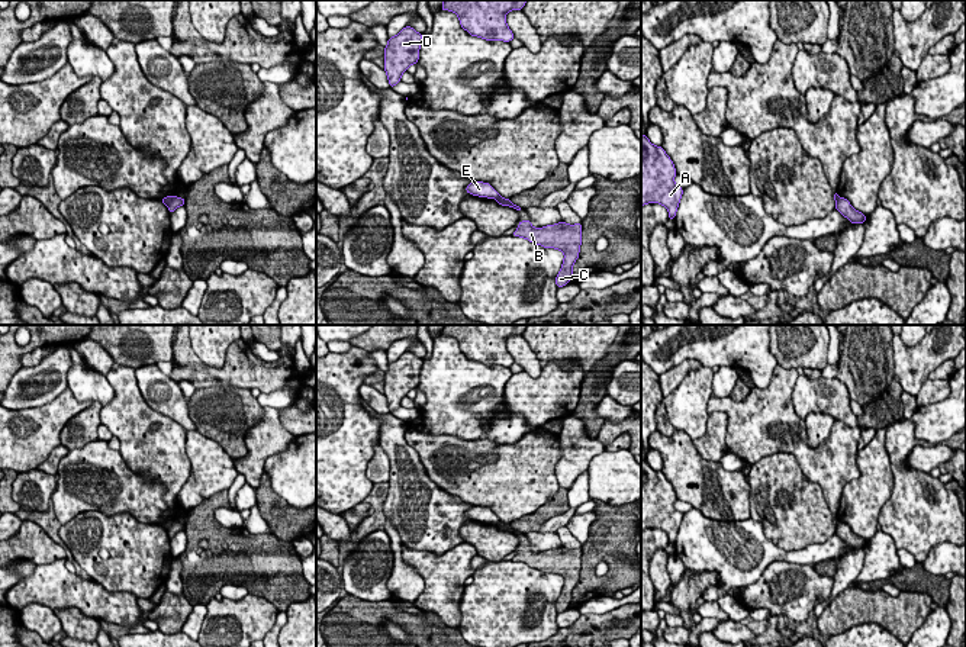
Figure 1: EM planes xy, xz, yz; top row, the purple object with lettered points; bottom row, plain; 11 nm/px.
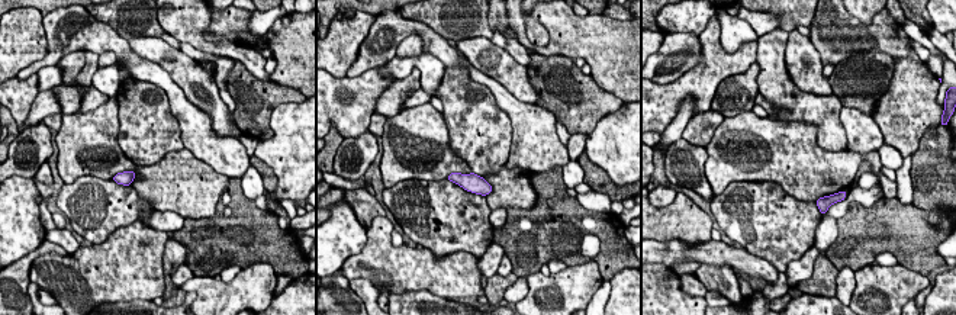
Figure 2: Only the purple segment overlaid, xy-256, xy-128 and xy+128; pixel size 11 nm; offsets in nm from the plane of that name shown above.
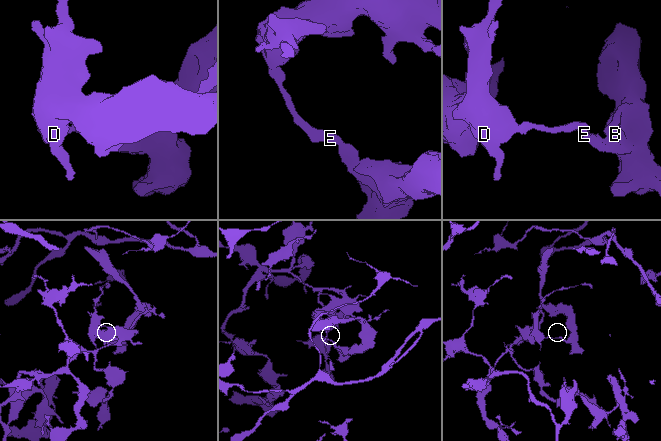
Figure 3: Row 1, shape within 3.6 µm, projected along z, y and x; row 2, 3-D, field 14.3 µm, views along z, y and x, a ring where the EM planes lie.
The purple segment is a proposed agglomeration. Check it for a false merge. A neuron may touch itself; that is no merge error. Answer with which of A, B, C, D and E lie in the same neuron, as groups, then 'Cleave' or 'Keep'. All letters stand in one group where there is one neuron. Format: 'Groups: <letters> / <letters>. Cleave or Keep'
Groups: A D E / B C. Cleave

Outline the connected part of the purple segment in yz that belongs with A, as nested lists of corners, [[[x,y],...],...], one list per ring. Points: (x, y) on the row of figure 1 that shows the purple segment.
[[[641,135],[641,206],[660,203],[669,210],[669,219],[674,219],[683,194],[674,177],[674,164],[663,147]]]

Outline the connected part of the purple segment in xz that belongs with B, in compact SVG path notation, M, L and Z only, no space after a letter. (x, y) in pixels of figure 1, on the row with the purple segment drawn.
M521 221L512 236L525 238L544 248L560 250L564 254L561 268L556 277L557 287L570 283L573 264L579 258L582 245L582 223L569 225L566 222L534 228L531 221Z

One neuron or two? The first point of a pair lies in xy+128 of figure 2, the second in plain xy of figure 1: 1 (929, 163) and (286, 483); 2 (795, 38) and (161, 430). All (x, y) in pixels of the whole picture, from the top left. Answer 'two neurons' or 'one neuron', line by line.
1: two neurons
2: two neurons

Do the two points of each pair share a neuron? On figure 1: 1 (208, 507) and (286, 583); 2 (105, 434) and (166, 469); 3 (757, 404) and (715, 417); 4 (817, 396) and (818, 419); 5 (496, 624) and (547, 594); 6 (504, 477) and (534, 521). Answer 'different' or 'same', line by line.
1: same
2: different
3: different
4: different
5: same
6: different

